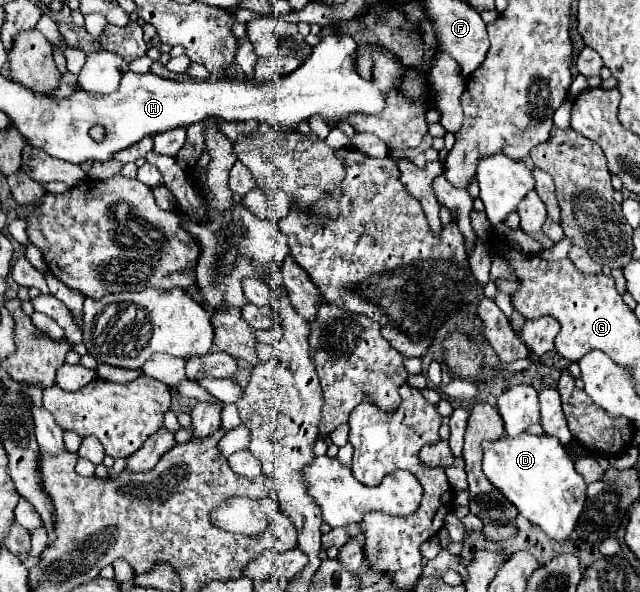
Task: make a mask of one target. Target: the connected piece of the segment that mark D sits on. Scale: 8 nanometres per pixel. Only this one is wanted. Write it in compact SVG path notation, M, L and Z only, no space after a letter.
M522 433L518 437L500 437L496 441L482 443L482 471L488 481L506 495L506 499L526 517L532 525L538 525L546 535L558 541L570 539L578 517L584 509L586 483L574 471L574 463L566 455L558 439L548 435Z

